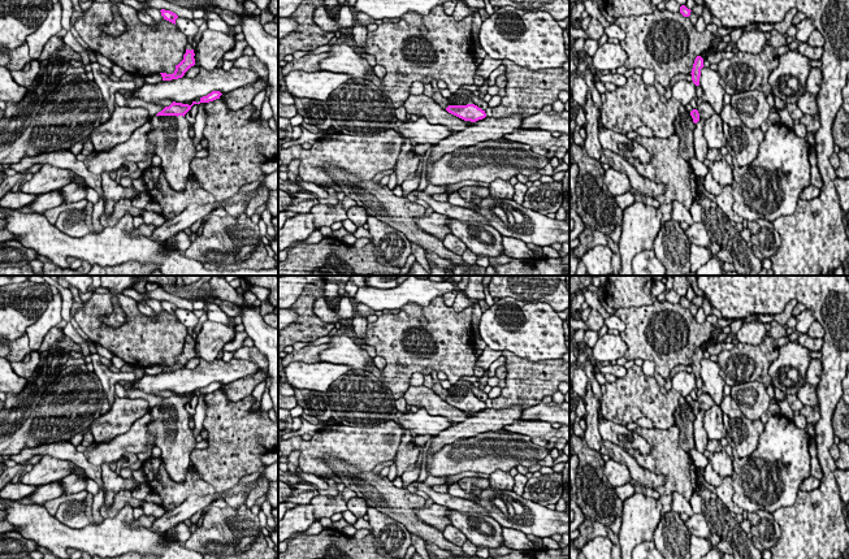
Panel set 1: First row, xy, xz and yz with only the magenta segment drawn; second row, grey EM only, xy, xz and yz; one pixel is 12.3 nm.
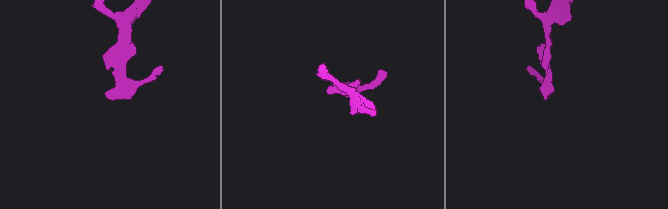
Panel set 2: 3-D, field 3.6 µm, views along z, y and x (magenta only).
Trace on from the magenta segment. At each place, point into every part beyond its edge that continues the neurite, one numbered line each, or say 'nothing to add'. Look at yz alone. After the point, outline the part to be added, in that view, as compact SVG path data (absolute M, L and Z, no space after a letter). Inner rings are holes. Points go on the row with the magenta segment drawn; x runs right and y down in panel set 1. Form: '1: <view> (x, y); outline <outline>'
1: yz (684, 126); outline M684 112L681 114L676 116L675 121L675 133L680 138L679 143L679 155L685 161L689 161L692 157L694 157L694 146L693 146L693 131L694 131L696 124L693 122L693 118L689 112Z

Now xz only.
1: xz (454, 100); outline M456 92L449 98L450 105L467 105L473 104L469 96L458 96Z

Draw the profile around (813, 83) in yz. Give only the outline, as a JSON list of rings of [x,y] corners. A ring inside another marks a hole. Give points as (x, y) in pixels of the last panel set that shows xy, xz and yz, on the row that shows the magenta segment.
[[[810,68],[810,73],[806,79],[806,91],[811,95],[818,95],[820,92],[822,73],[818,68]]]

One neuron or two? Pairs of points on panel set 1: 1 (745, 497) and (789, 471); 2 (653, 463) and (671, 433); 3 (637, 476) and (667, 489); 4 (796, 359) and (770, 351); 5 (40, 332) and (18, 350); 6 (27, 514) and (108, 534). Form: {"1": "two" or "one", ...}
{"1": "one", "2": "one", "3": "two", "4": "two", "5": "two", "6": "one"}

